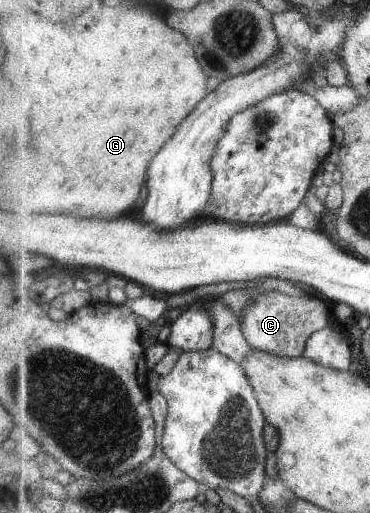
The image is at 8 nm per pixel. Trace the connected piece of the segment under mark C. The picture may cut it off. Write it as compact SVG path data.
M269 291L267 295L257 297L243 313L241 329L252 347L267 351L279 357L301 357L309 338L316 331L329 325L329 309L321 299L303 294L301 297Z

